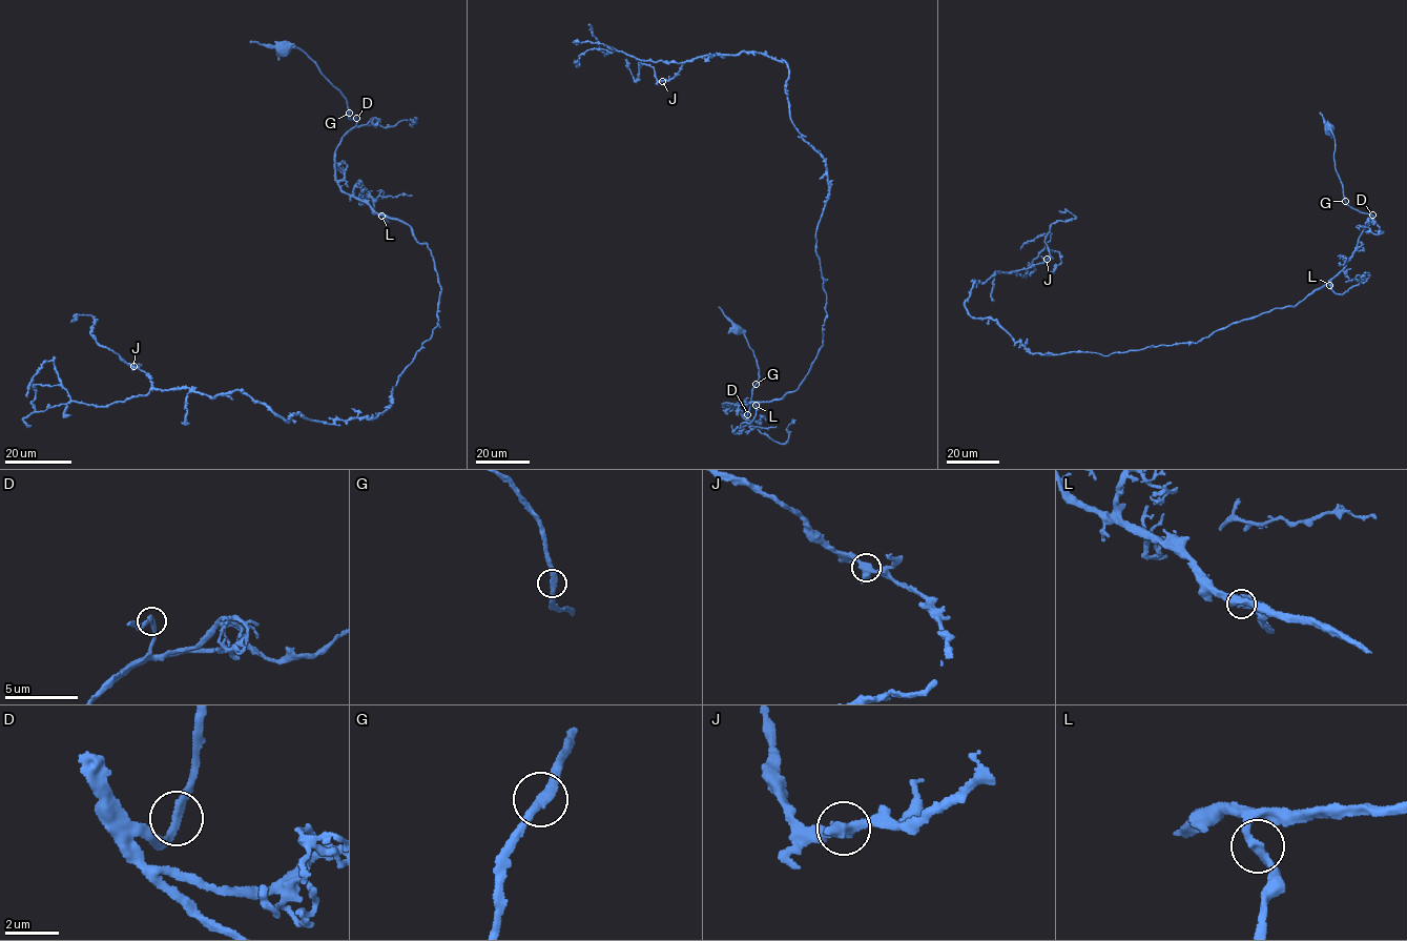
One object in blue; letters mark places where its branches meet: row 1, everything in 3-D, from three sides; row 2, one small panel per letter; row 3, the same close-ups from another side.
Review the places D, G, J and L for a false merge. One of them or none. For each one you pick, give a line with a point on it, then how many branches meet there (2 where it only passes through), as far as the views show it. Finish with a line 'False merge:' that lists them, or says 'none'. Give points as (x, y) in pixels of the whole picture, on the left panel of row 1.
False merge: none

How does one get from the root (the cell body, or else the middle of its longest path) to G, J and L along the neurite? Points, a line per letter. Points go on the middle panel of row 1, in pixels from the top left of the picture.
G: (737, 330), (744, 334), (752, 351), (759, 369), (756, 384)
J: (737, 330), (745, 416), (723, 405), (793, 392), (823, 344), (826, 162), (784, 61), (662, 81)
L: (737, 330), (744, 334), (752, 351), (759, 376), (745, 416), (726, 403), (723, 405), (752, 402), (756, 405)

